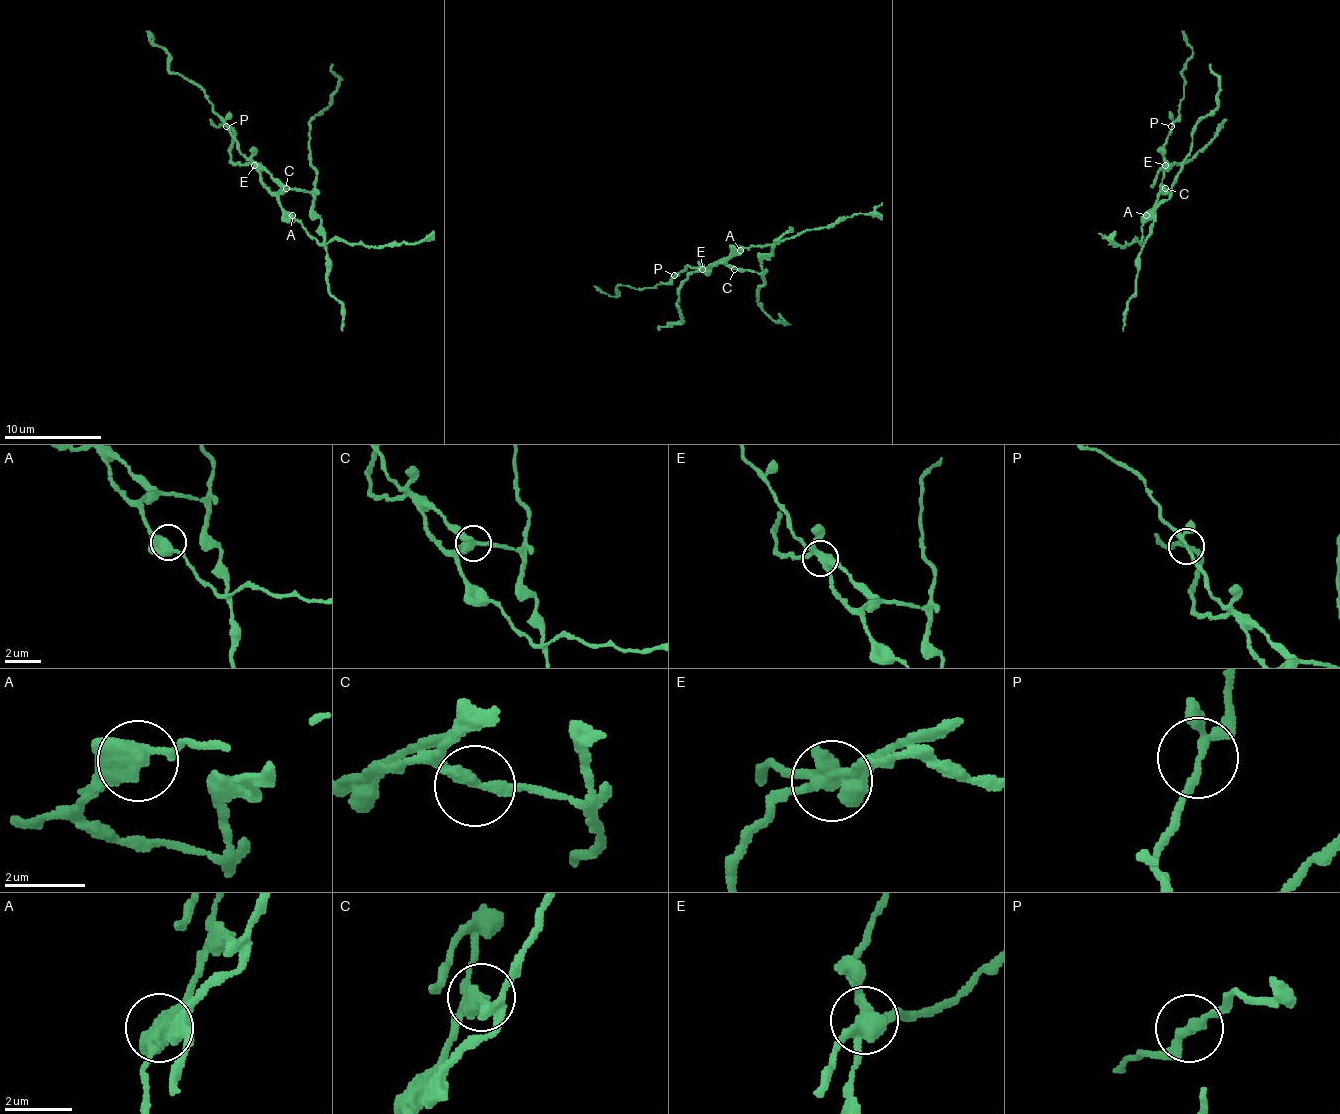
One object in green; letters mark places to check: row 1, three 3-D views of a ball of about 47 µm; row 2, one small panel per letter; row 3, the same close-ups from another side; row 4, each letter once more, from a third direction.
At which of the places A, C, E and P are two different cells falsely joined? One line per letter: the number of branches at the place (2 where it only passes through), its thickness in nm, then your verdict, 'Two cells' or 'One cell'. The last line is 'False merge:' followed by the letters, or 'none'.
A: Branches: 3. Thickness 440 nm. One cell
C: Branches: 2. Thickness 340 nm. Two cells
E: Branches: 5. Thickness 400 nm. Two cells
P: Branches: 3. Thickness 170 nm. One cell
False merge: C, E

